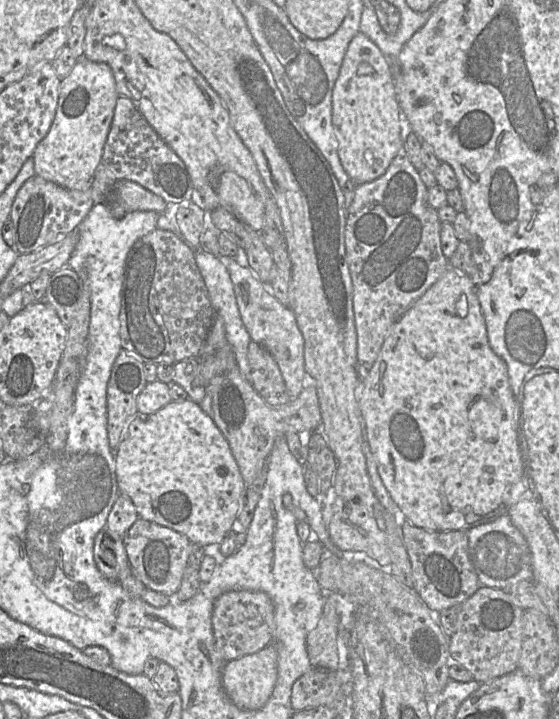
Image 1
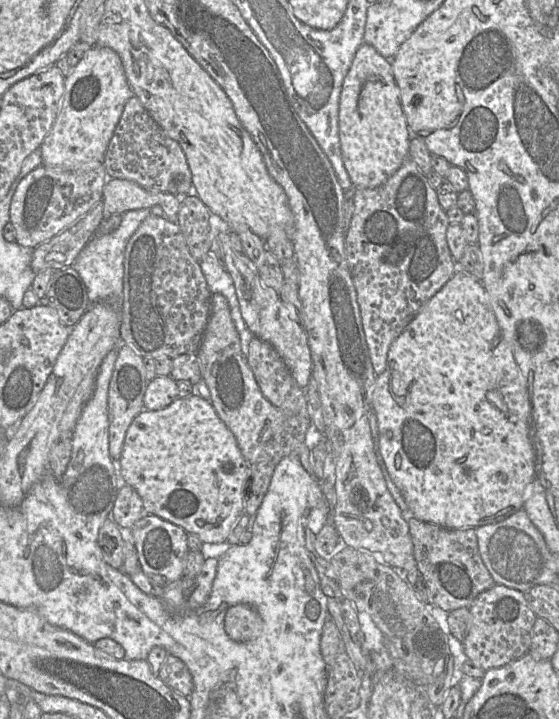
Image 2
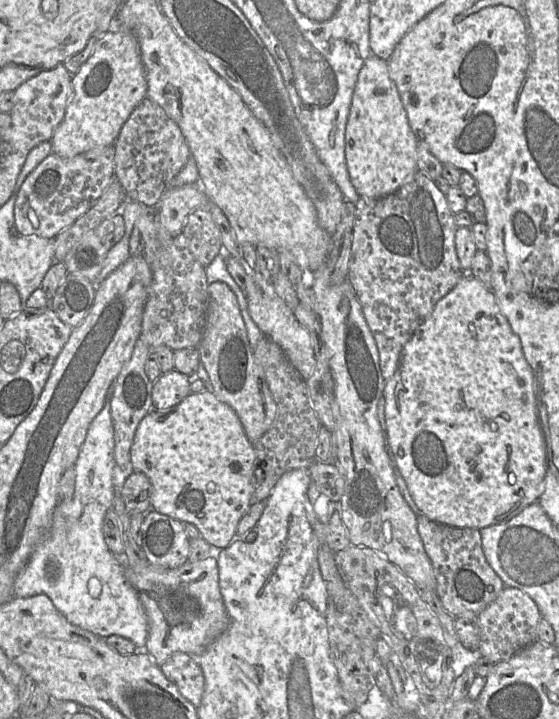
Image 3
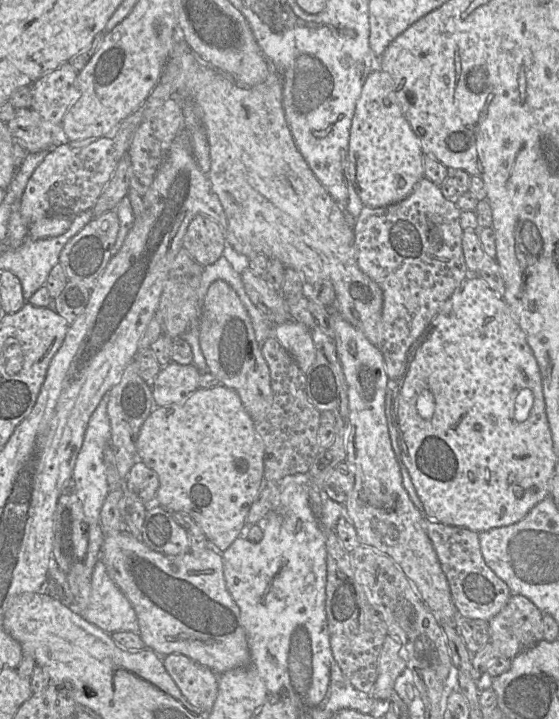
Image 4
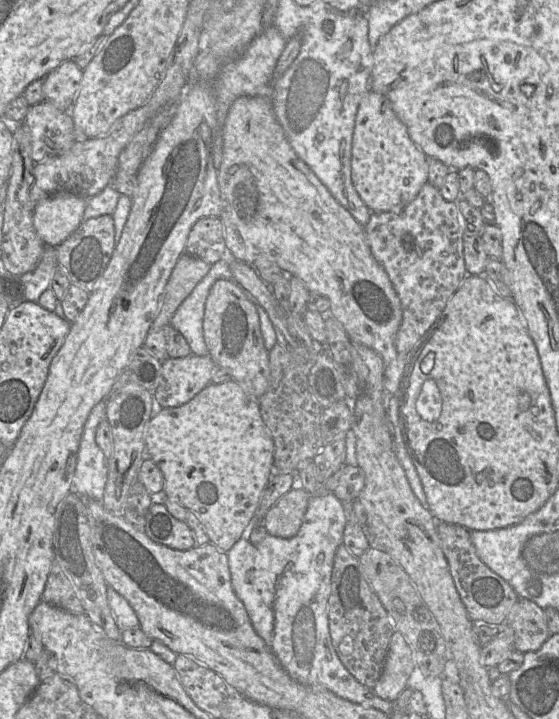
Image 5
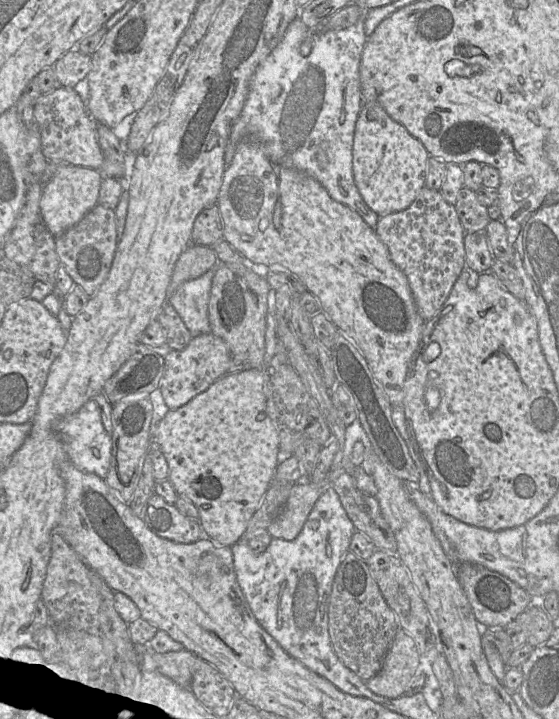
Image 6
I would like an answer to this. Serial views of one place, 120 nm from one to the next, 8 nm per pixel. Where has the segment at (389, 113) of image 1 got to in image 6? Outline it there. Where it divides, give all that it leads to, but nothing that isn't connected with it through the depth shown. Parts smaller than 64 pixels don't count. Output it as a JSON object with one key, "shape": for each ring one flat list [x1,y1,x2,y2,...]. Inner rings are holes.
{"shape":[[363,102,355,125,353,177,367,206,379,217,407,209,425,186,429,153,376,102]]}

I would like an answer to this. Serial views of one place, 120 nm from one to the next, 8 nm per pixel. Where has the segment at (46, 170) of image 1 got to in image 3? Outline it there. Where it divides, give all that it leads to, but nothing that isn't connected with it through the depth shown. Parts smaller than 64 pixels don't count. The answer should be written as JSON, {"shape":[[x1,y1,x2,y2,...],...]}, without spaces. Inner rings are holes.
{"shape":[[110,29,97,37,92,54,72,76,71,88,72,96,66,106,63,120,50,140,52,152,64,158,113,144,131,112,147,97,146,73,136,37,123,29]]}

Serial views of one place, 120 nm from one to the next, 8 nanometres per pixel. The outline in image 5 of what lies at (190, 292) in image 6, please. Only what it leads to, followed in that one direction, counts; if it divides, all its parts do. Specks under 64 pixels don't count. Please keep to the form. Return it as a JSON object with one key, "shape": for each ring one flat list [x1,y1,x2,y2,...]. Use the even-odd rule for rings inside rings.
{"shape":[[225,259,211,265,208,273,181,303,170,321,170,325,188,342,191,353,197,356,209,354,204,340,203,320,208,294,219,279,233,280,230,264]]}

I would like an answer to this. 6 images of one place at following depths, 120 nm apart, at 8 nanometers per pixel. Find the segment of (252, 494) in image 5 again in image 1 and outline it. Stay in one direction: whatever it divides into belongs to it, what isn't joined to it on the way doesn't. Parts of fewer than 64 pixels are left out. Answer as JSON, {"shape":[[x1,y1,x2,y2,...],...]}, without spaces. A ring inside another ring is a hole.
{"shape":[[189,399,171,401,153,414,137,412,126,423,115,461,120,493,132,500,139,518,179,532,201,546,220,544,237,524,246,484,228,442,199,404]]}

